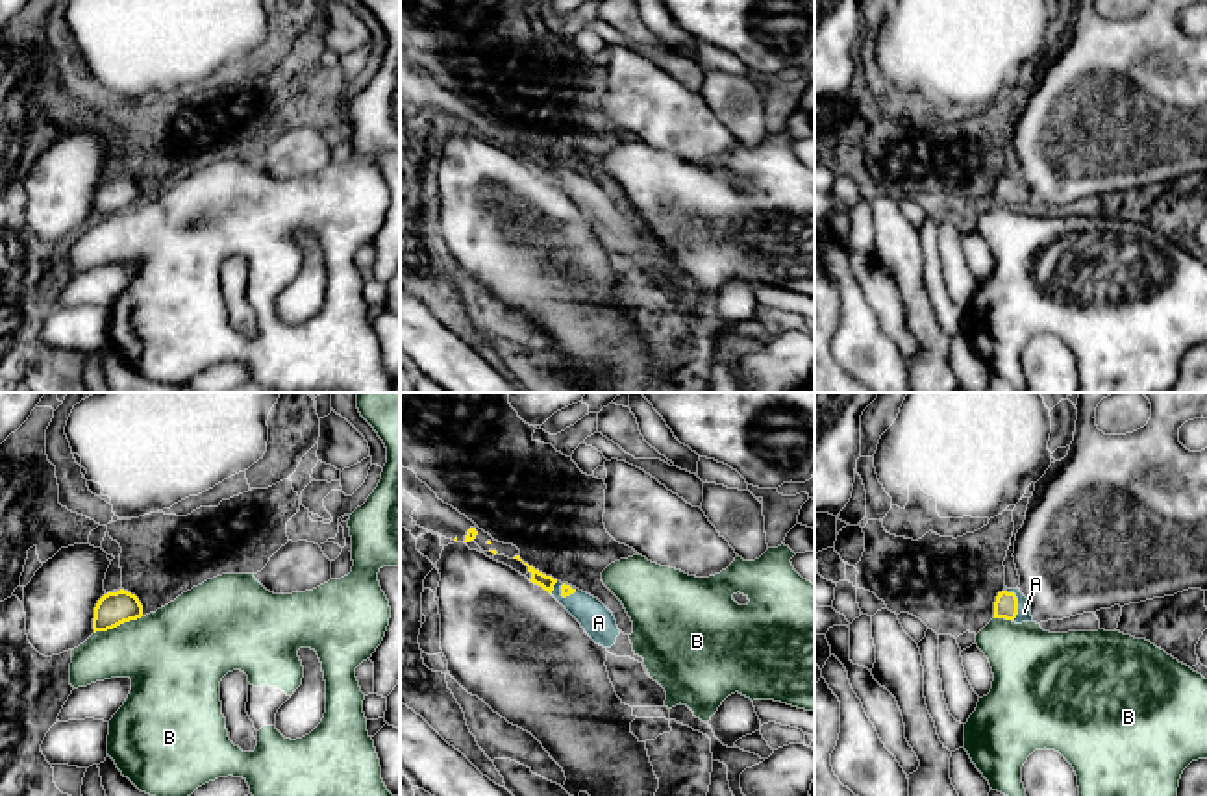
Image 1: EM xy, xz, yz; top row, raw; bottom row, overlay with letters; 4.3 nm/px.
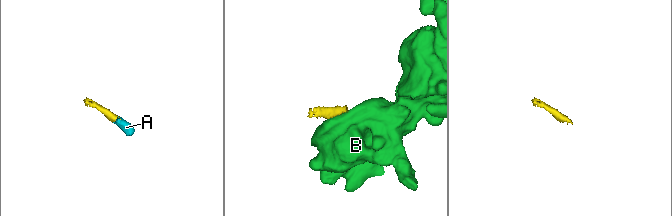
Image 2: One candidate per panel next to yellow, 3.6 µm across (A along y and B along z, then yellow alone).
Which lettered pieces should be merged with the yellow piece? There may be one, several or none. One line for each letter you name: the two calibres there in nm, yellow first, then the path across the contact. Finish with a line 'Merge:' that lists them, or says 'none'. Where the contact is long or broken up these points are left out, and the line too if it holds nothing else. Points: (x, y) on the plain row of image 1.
A: Thickness 110 nm (yellow) against 60 nm. Path across: yz (1006, 191), (1017, 187), (1024, 197)
Merge: A

